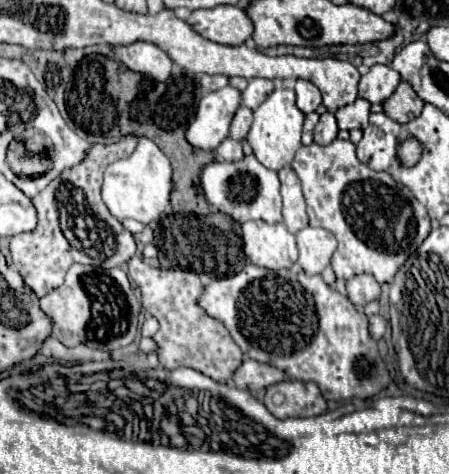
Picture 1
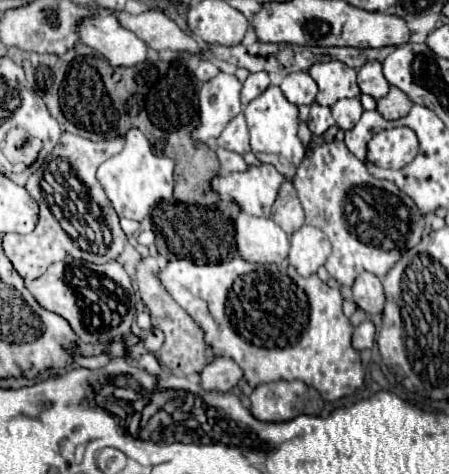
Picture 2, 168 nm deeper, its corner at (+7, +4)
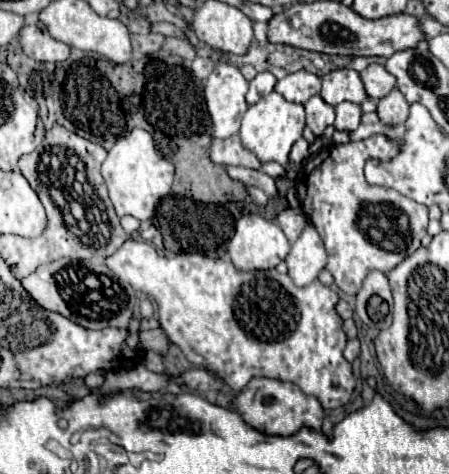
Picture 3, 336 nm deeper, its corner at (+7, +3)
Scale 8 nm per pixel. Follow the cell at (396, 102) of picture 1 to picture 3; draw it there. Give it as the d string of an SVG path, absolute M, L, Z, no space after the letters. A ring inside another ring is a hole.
M393 88L385 98L379 100L377 114L379 114L381 122L385 122L387 126L401 124L409 116L409 102L397 88Z

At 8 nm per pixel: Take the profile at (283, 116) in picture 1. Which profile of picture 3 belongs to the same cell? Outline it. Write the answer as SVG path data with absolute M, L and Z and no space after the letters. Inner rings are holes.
M271 92L265 98L261 98L257 104L249 106L249 110L243 116L239 134L241 134L243 146L249 148L261 162L279 162L285 168L287 180L295 180L297 172L289 162L289 152L291 152L291 146L301 138L303 128L305 128L303 106L287 102L281 94Z

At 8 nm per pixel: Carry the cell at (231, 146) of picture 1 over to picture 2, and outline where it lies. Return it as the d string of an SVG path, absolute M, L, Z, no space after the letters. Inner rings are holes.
M217 149L217 157L219 157L223 173L233 173L233 171L245 171L247 169L247 163L243 161L243 157L239 153L233 153L229 149Z

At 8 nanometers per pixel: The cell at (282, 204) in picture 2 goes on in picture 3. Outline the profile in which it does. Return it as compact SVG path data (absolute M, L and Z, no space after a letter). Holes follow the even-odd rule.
M285 208L285 210L281 210L279 216L277 216L277 224L279 224L281 230L285 232L287 240L293 244L293 242L299 238L301 230L305 228L307 218L305 218L305 214L303 214L299 208Z

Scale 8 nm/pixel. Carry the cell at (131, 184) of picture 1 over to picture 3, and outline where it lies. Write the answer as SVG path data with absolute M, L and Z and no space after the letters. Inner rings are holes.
M133 128L129 136L123 136L115 142L103 162L101 174L109 188L109 198L115 206L115 212L119 216L135 216L137 220L149 220L159 200L169 196L173 184L173 164L157 152L151 134L143 128Z

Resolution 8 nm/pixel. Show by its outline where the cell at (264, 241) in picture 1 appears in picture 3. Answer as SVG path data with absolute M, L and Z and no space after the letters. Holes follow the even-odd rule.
M245 214L235 226L229 254L239 270L275 268L289 254L289 242L273 220Z

